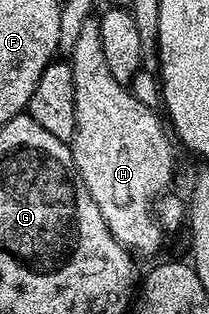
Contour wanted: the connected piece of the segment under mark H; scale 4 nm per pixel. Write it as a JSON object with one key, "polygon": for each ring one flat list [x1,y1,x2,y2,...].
{"polygon":[[98,19,84,22,76,45,69,53,69,63,73,70,77,110,75,136,69,141,73,162,113,238,136,257,151,256,165,239,153,209,170,189,167,187,175,172,172,137,169,134,167,137,158,114,109,74,105,50,101,50]]}

